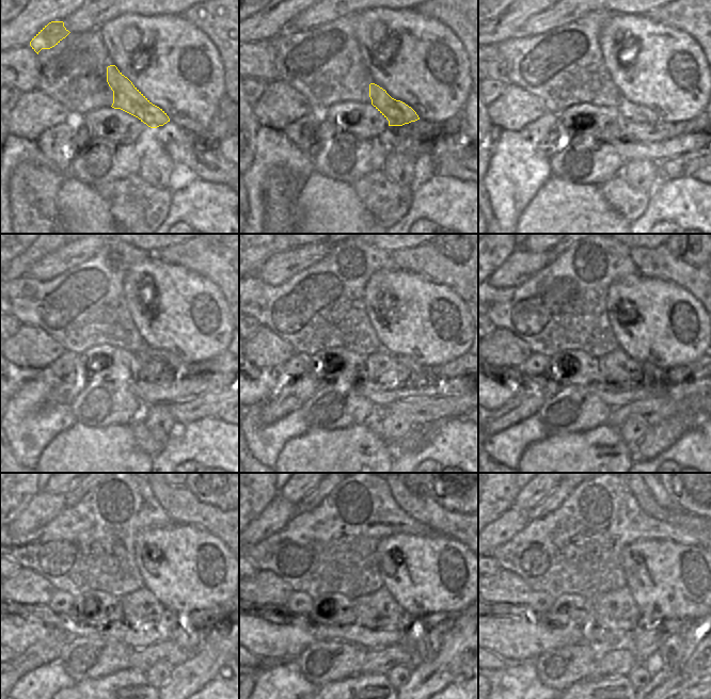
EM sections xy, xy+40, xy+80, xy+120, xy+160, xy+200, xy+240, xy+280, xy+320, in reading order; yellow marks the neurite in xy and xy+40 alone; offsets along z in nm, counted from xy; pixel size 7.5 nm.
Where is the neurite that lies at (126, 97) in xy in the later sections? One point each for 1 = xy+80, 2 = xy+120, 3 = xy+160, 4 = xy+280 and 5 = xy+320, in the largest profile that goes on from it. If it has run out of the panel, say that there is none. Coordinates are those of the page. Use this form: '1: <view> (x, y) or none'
1: xy+80 (629, 111)
2: xy+120 (163, 355)
3: xy+160 (414, 367)
4: xy+280 (427, 647)
5: xy+320 (670, 651)

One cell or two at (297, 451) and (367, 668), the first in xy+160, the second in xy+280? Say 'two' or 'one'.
two

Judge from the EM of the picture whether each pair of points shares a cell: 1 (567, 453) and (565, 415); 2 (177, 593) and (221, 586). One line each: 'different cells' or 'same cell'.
1: different cells
2: same cell

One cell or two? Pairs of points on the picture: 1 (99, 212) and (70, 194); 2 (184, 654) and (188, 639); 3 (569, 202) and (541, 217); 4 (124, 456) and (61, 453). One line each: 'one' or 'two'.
1: one
2: two
3: one
4: one

